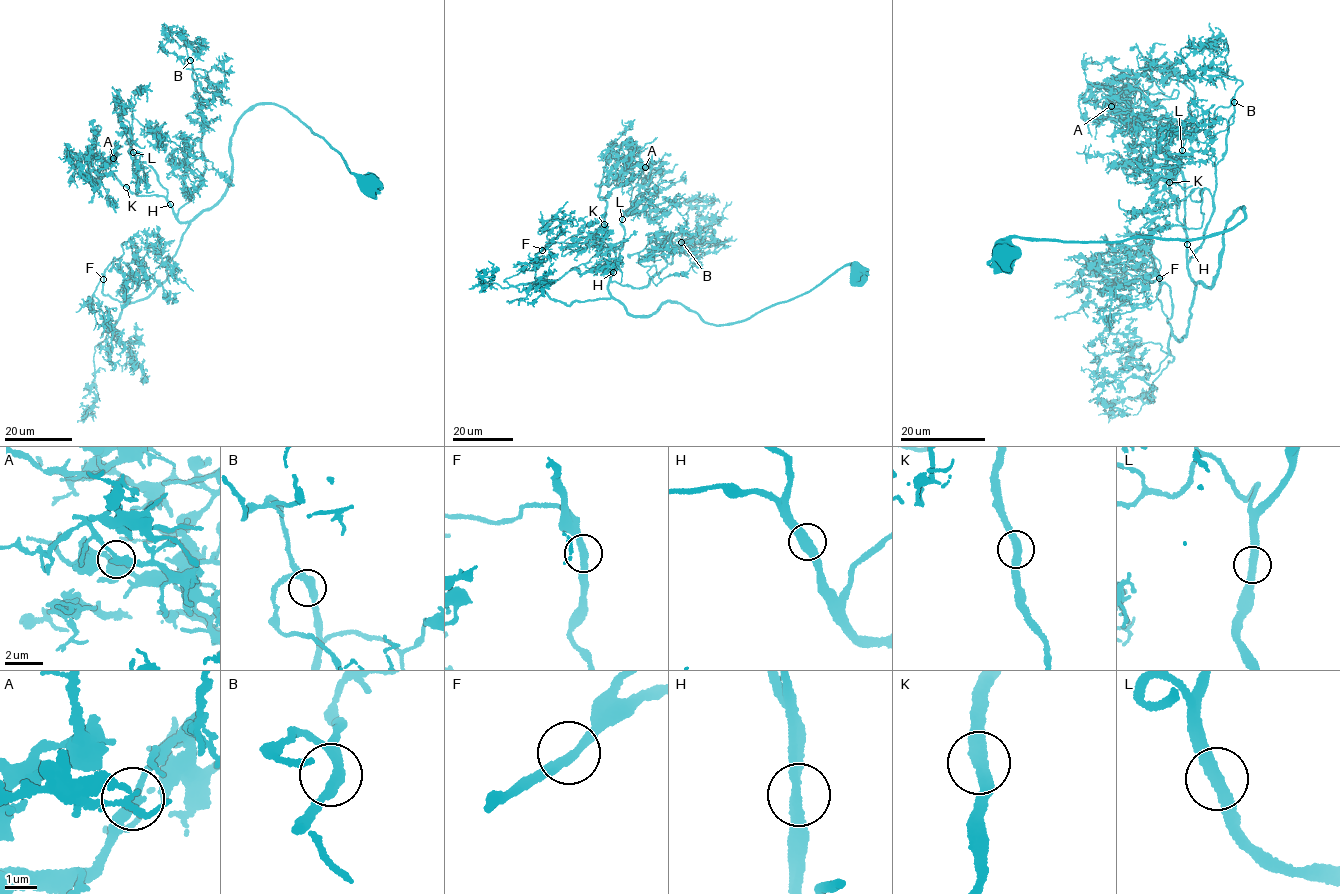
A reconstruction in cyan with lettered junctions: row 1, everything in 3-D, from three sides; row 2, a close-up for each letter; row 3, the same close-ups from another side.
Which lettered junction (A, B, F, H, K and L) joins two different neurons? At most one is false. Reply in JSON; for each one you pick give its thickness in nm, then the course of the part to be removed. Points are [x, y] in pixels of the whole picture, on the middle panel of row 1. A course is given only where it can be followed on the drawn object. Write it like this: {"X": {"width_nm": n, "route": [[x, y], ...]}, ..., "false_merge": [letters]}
{"false_merge": []}

